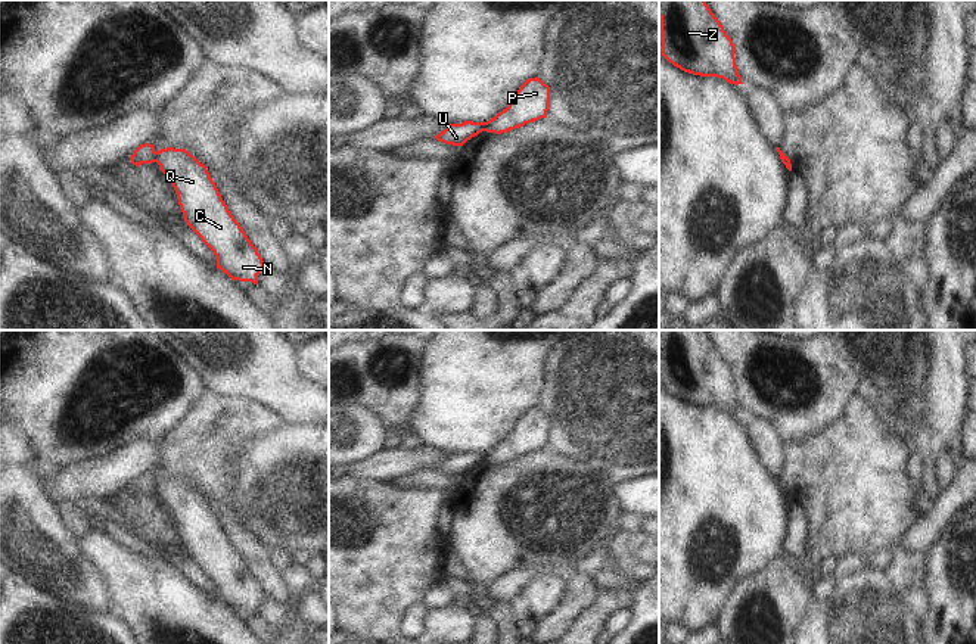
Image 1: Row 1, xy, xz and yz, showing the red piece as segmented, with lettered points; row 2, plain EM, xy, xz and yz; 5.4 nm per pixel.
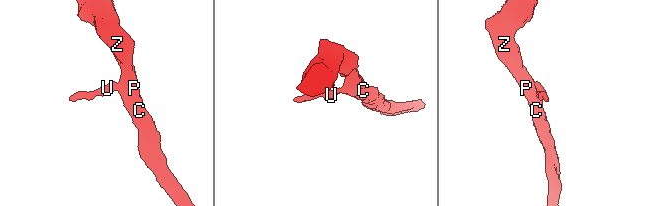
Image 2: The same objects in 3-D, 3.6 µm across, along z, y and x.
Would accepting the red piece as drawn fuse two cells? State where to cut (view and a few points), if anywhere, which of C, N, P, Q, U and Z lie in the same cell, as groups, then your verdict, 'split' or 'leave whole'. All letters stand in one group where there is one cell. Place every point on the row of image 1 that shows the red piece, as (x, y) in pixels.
cut in xy along (154, 152), (155, 161); C N P Q Z / U; split

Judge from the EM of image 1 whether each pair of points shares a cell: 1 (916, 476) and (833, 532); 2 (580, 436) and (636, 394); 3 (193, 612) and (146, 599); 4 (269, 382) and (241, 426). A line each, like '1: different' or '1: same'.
1: different
2: same
3: same
4: different

